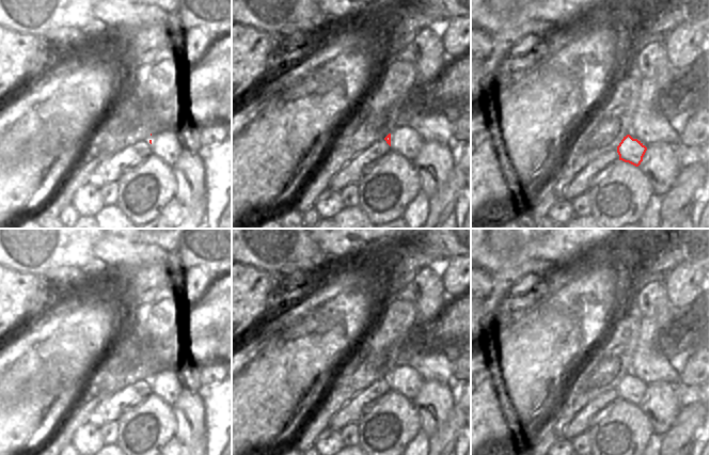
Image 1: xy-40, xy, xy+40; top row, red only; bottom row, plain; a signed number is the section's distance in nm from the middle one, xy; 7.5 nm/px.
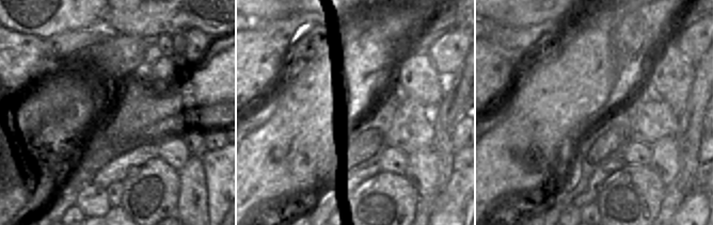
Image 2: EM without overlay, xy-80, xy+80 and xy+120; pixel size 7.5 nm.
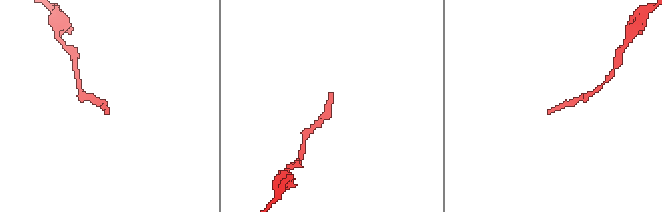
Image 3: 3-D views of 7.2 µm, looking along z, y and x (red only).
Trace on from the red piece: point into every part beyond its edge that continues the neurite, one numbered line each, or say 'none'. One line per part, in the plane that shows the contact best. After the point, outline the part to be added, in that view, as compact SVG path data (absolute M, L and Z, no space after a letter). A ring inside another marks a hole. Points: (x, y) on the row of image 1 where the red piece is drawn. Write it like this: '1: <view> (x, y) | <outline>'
1: xy+40 (647, 139) | M641 132L640 135L631 135L633 139L637 139L646 147L663 143L654 132Z

